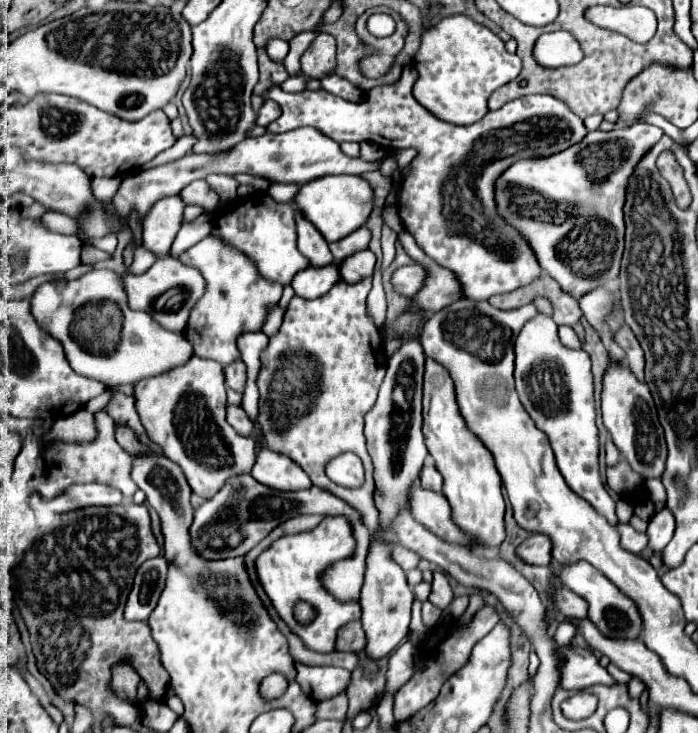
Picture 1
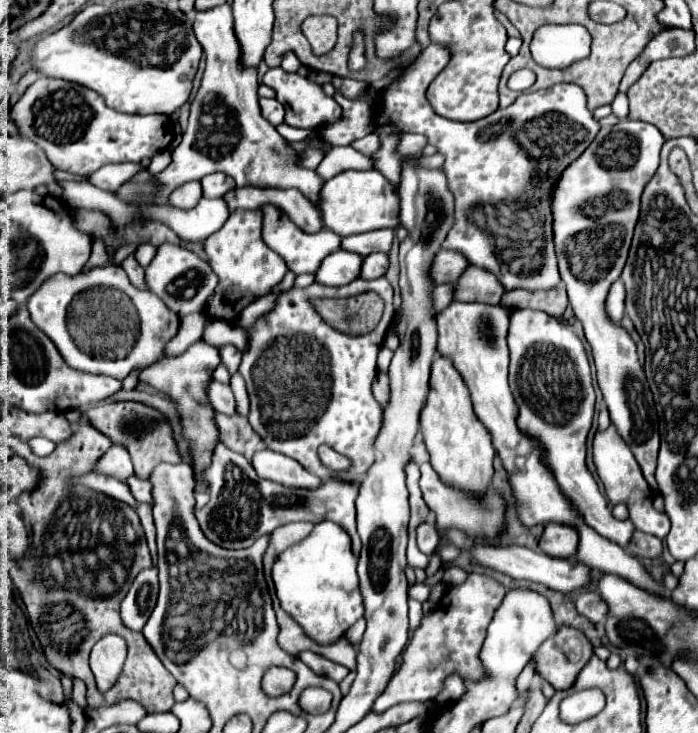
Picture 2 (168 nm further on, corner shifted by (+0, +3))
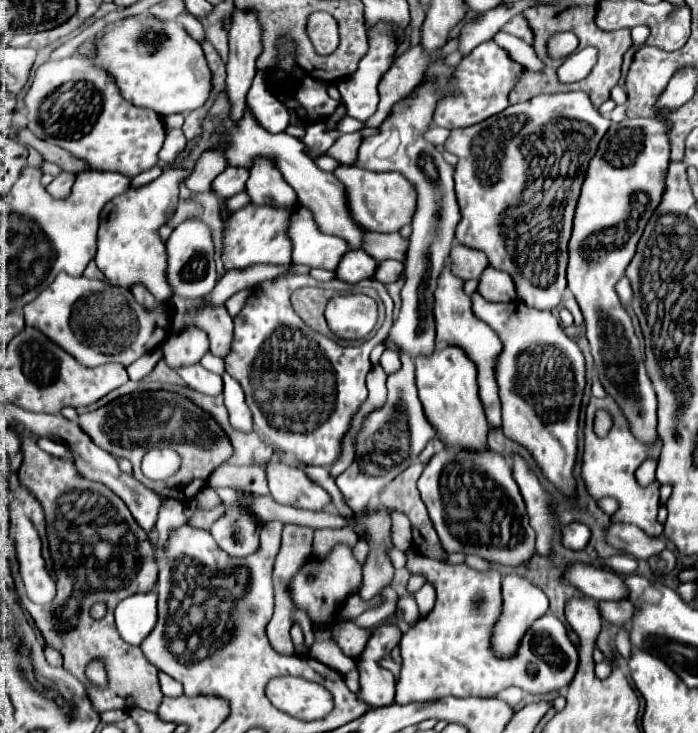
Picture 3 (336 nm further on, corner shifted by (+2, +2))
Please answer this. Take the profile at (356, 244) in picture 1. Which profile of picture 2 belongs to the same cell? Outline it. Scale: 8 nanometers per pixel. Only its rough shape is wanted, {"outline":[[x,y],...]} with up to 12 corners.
{"outline":[[389,228],[343,238],[341,248],[365,258],[389,252],[395,232]]}

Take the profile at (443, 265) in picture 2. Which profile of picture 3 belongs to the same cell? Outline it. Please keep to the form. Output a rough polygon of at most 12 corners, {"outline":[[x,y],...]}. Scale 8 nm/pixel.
{"outline":[[451,247],[451,273],[477,279],[489,265],[481,251]]}

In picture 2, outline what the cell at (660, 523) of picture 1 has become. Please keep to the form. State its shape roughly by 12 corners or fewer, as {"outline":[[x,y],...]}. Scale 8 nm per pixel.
{"outline":[[613,424],[593,436],[593,462],[611,504],[625,502],[637,530],[665,540],[633,452]]}

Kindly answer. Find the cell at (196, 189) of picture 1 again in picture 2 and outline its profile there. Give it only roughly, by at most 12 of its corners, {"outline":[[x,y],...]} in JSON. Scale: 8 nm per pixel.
{"outline":[[223,172],[205,176],[203,196],[221,198],[235,182]]}

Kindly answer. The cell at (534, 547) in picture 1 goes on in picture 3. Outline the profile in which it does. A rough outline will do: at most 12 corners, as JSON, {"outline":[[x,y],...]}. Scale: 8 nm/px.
{"outline":[[573,521],[563,527],[561,543],[571,551],[583,551],[589,527]]}

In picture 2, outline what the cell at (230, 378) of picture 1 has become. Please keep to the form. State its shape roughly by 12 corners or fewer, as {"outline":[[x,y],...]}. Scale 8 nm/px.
{"outline":[[233,344],[219,348],[221,362],[231,374],[237,372],[243,352]]}

